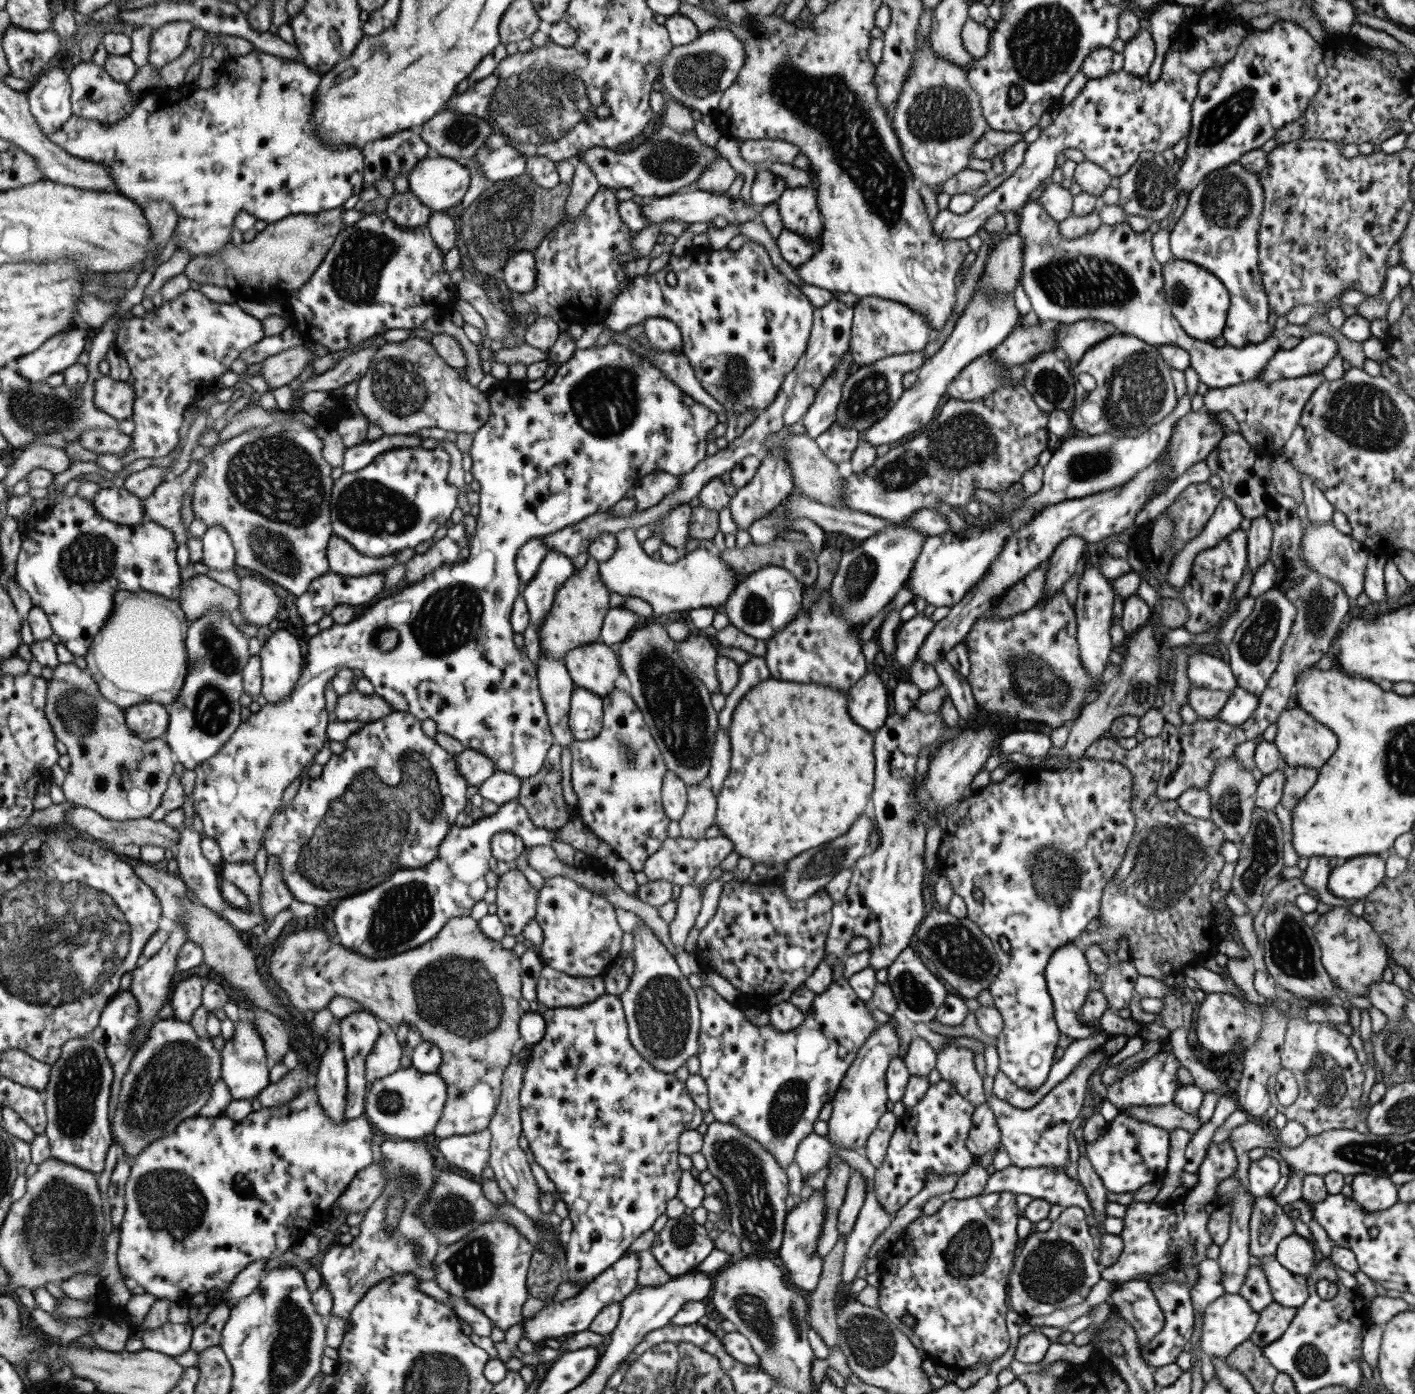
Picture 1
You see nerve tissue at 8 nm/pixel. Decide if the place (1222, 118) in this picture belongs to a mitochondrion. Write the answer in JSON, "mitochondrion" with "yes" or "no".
{"mitochondrion":"yes"}

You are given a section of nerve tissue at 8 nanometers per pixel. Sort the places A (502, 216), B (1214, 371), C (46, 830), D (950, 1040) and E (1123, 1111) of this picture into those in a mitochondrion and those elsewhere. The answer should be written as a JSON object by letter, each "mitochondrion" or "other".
{"A":"mitochondrion","B":"other","C":"other","D":"other","E":"other"}

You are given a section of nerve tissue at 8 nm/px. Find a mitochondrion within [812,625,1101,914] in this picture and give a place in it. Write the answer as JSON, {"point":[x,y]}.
{"point":[1041,685]}

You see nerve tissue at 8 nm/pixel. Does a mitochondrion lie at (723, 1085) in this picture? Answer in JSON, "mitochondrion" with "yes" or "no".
{"mitochondrion":"no"}

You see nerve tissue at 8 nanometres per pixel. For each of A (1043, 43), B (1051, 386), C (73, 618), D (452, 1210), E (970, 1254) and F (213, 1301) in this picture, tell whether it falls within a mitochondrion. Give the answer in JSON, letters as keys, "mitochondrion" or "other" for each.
{"A":"mitochondrion","B":"mitochondrion","C":"other","D":"mitochondrion","E":"mitochondrion","F":"other"}

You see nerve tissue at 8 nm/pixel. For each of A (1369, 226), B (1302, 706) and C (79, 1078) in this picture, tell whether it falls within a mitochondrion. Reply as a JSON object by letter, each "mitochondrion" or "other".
{"A":"other","B":"other","C":"mitochondrion"}

